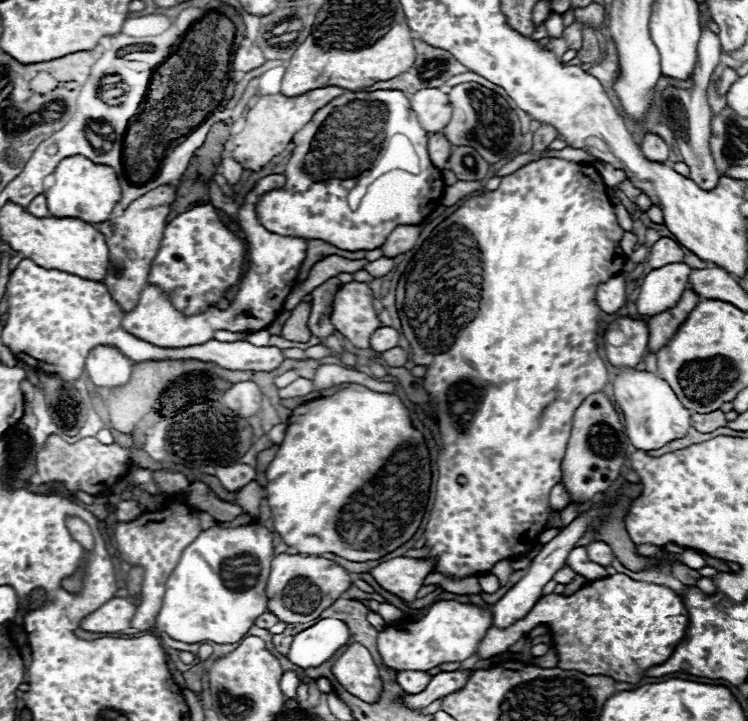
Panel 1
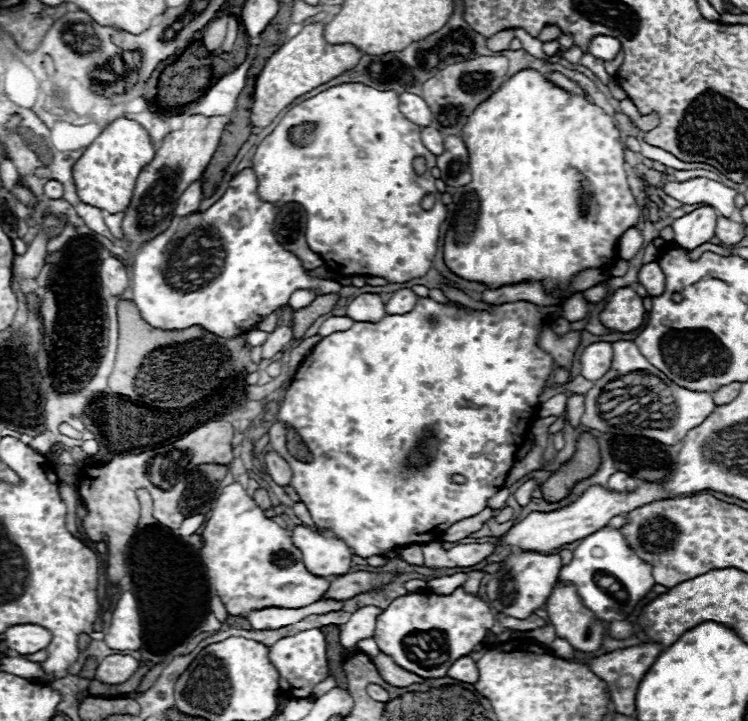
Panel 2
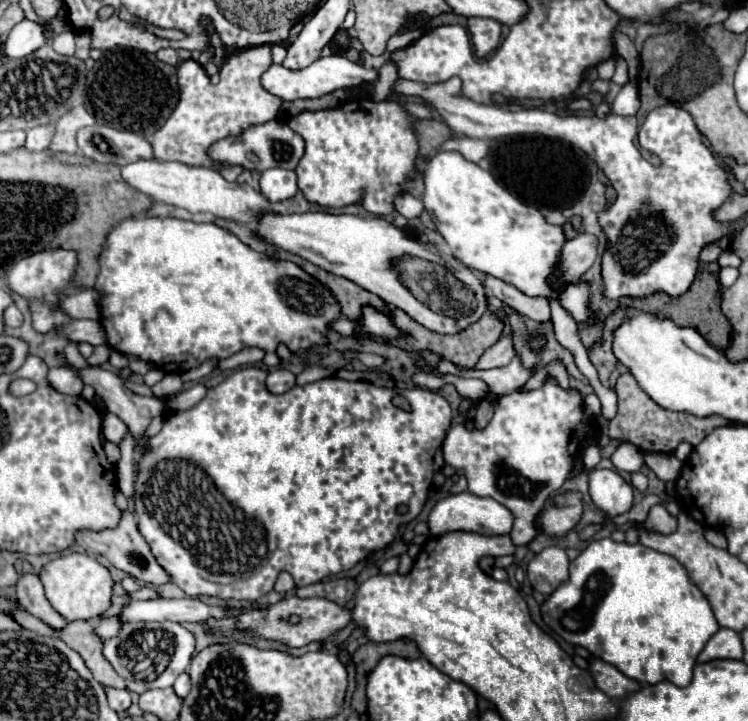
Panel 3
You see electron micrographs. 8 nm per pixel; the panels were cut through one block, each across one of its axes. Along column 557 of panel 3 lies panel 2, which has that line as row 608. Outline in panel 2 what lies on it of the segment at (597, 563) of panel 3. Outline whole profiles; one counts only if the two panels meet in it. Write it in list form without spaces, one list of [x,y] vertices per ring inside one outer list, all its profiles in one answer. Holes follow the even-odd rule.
[[[608,526],[582,538],[580,546],[574,550],[572,562],[560,570],[560,578],[574,582],[584,606],[596,612],[596,618],[606,622],[626,620],[634,606],[654,586],[650,566],[630,550],[626,538],[618,528]]]

